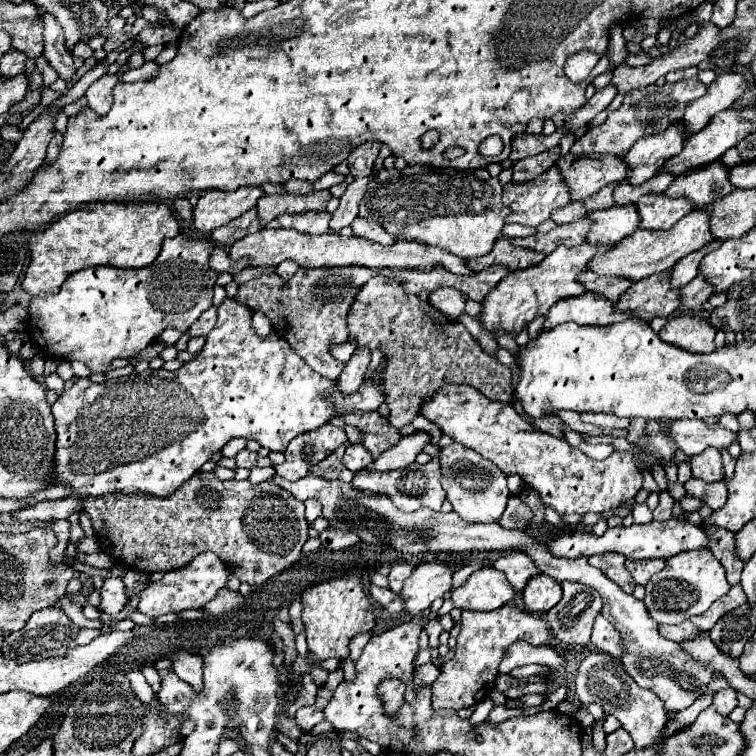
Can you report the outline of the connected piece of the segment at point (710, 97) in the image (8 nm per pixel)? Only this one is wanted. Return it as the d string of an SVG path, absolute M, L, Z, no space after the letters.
M722 73L714 83L708 85L704 97L694 99L686 105L682 123L686 125L686 133L698 133L706 123L728 107L746 91L746 79L742 73Z

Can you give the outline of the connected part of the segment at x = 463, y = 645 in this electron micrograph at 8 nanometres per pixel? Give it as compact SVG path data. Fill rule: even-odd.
M510 603L490 613L464 611L462 629L456 639L456 653L440 669L440 677L432 685L432 707L458 711L462 707L472 707L478 701L482 701L496 681L498 665L504 651L518 639L528 641L530 645L546 645L550 641L550 629L546 627L546 621L540 615L532 615Z

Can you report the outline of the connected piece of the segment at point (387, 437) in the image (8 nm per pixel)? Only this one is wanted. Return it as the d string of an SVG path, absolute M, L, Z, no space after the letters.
M368 411L368 413L354 413L354 415L344 415L342 417L348 425L358 427L364 433L362 445L370 451L374 459L380 457L380 453L388 451L392 445L396 445L402 439L400 429L392 427L384 419L380 419L378 411Z

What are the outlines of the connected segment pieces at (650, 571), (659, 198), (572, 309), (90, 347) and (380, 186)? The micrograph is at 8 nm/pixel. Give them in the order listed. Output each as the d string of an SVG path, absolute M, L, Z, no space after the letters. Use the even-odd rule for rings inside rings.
M646 559L646 561L626 561L626 569L638 585L646 585L648 579L666 567L666 559Z
M646 195L636 203L640 229L666 231L674 227L682 215L688 215L694 205L688 199L666 199L666 195Z
M588 291L584 295L558 301L544 317L544 331L566 321L574 321L578 325L612 325L622 319L626 319L626 315L618 315L618 311L614 311L614 303L606 303L602 295Z
M178 235L164 241L158 259L148 269L90 267L78 271L66 279L60 293L30 299L28 331L46 355L82 361L92 373L106 373L112 359L128 359L134 351L142 351L166 327L188 331L200 313L212 305L218 277L208 267L212 249L214 245L208 241Z
M406 165L402 171L380 169L376 181L370 179L366 195L360 201L360 217L376 221L396 239L436 245L454 255L460 255L462 259L470 259L490 253L494 241L500 237L504 219L510 213L510 209L502 205L500 197L502 197L500 181L498 177L492 177L486 169L458 171L458 169L436 169L426 165Z

